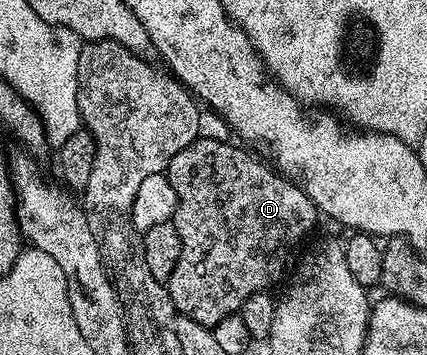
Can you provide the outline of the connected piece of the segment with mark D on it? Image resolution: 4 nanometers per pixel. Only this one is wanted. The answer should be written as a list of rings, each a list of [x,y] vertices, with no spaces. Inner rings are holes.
[[[198,137],[196,142],[183,148],[183,152],[171,156],[167,171],[177,197],[171,221],[179,232],[181,245],[179,264],[175,264],[175,272],[171,272],[167,289],[173,309],[180,317],[212,328],[225,317],[236,315],[248,298],[272,291],[272,286],[286,277],[289,257],[298,253],[297,245],[312,232],[319,211],[296,181],[288,182],[241,146],[232,146],[221,138],[205,137]]]

